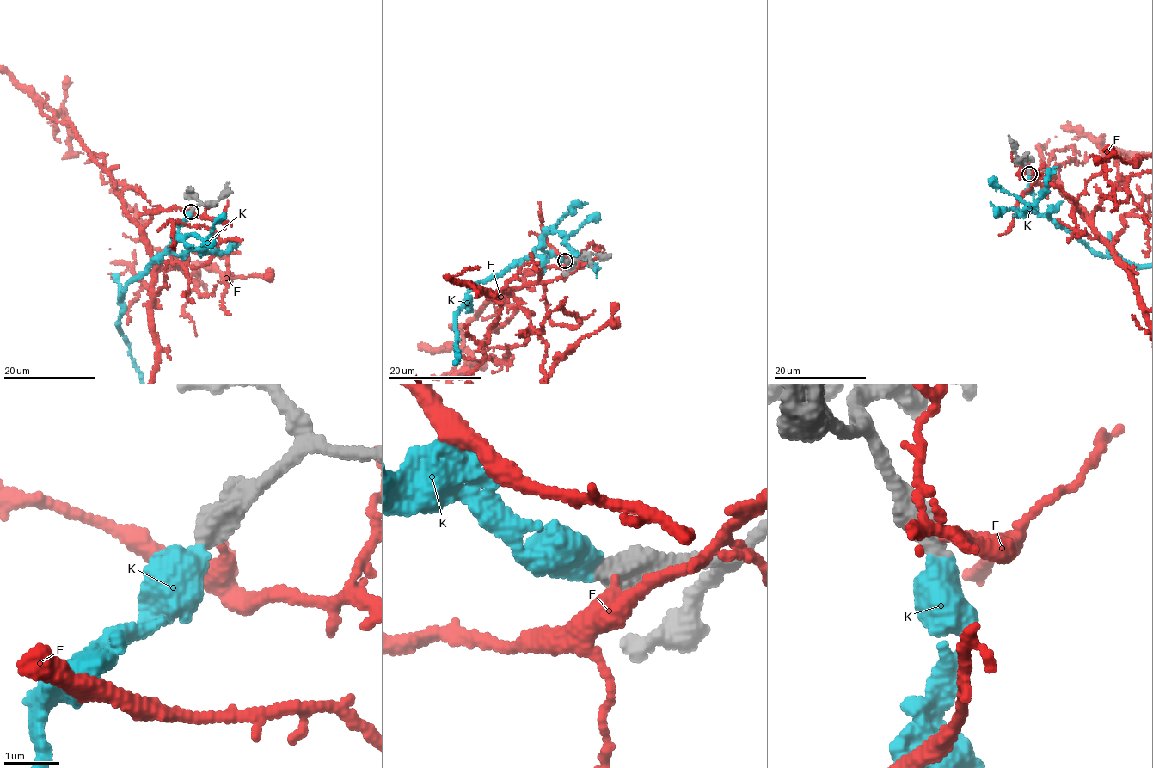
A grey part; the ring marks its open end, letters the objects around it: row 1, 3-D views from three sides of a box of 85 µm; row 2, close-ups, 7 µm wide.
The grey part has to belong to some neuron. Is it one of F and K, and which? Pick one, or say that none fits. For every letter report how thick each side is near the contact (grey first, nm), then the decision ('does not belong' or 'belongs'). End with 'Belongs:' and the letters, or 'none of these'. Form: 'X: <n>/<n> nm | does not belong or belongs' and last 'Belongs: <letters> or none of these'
F: 480/300 nm | does not belong
K: 440/550 nm | belongs
Belongs: K

